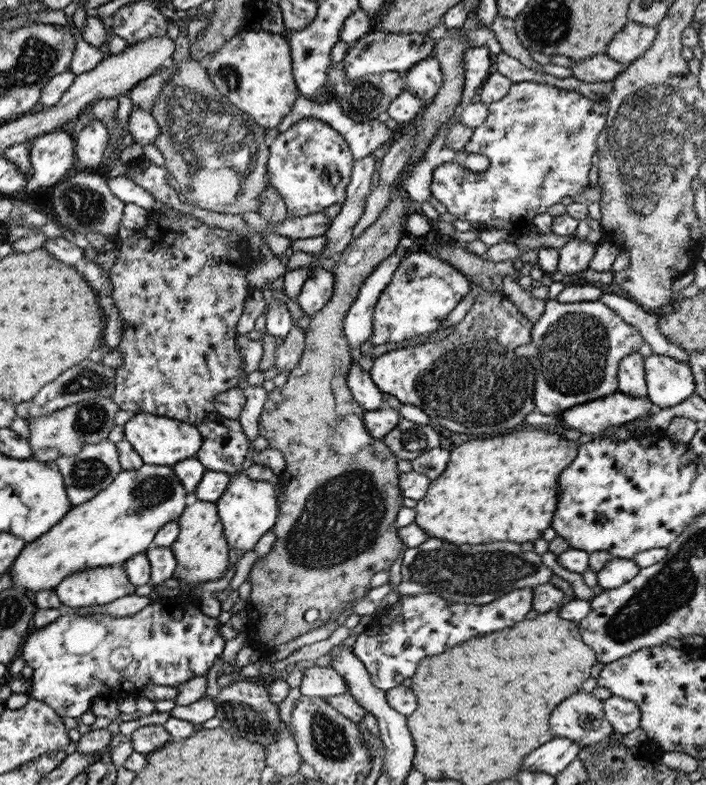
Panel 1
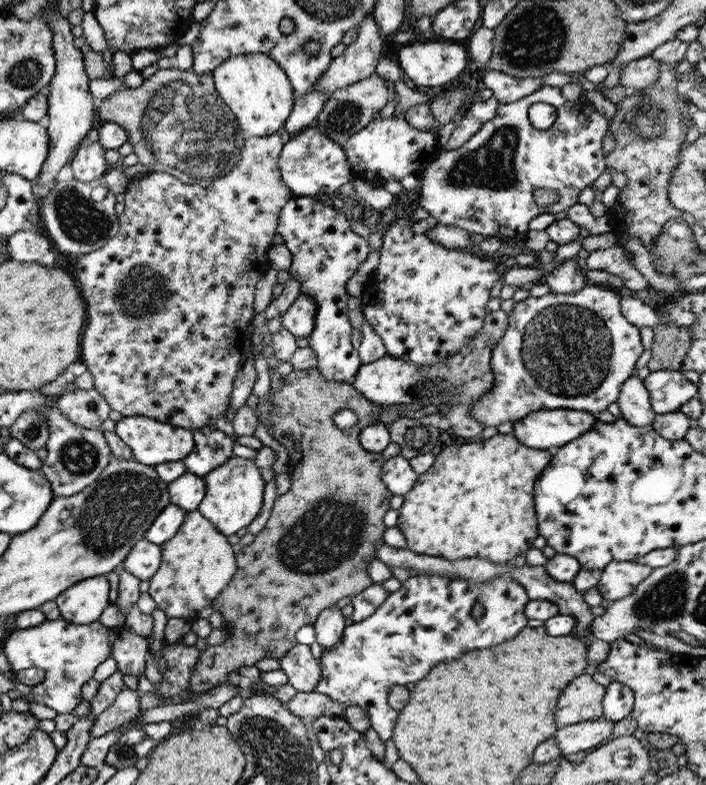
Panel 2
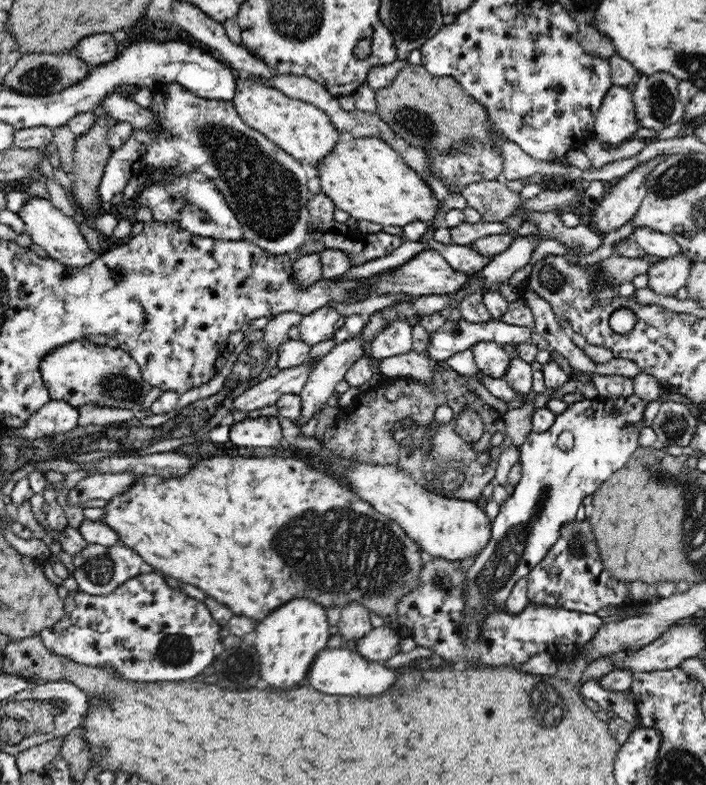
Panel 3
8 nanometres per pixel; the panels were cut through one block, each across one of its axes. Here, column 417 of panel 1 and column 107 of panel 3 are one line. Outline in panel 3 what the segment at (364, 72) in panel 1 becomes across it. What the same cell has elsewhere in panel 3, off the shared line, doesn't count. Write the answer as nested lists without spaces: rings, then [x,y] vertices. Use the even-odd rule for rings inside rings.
[[[94,33],[80,37],[68,52],[72,52],[92,67],[110,62],[118,54],[121,46],[114,41],[111,33]]]

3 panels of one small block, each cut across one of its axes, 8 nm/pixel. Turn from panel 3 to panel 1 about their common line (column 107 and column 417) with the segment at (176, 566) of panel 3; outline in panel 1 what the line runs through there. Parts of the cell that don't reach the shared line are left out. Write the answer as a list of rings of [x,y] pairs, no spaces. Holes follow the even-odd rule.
[[[519,428],[490,439],[468,440],[449,452],[445,470],[433,478],[425,496],[413,507],[415,523],[426,538],[453,543],[487,544],[495,541],[534,542],[550,526],[557,506],[557,476],[577,456],[579,444],[555,432]]]

